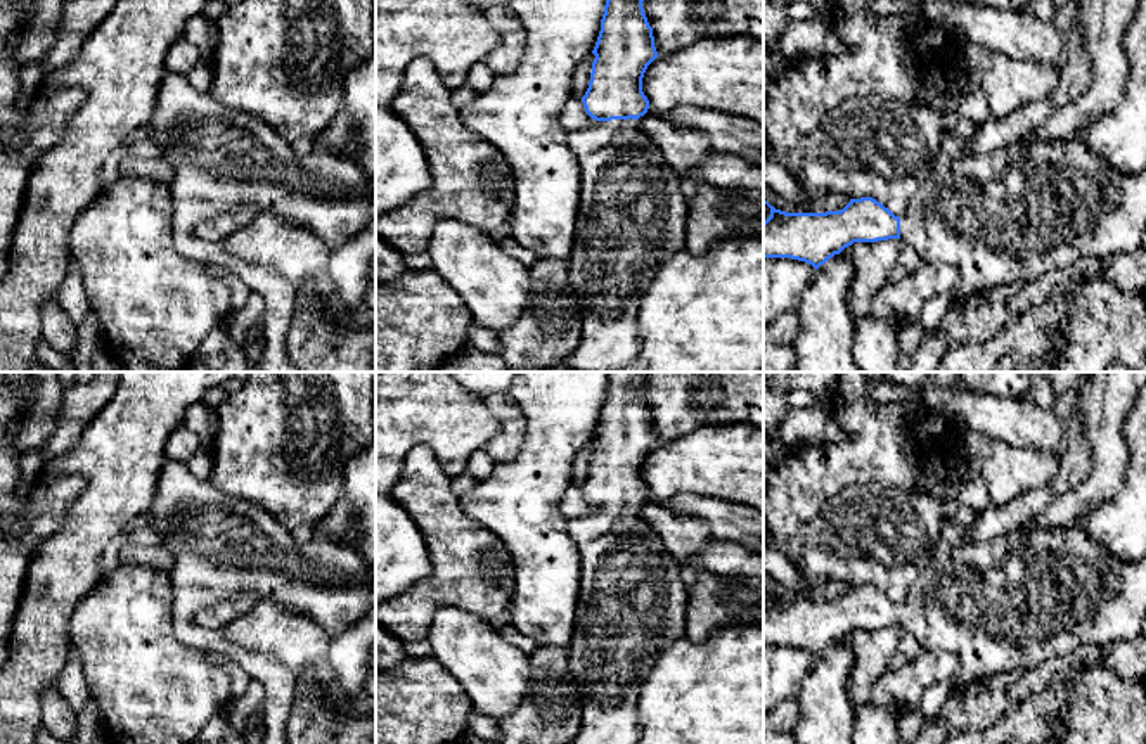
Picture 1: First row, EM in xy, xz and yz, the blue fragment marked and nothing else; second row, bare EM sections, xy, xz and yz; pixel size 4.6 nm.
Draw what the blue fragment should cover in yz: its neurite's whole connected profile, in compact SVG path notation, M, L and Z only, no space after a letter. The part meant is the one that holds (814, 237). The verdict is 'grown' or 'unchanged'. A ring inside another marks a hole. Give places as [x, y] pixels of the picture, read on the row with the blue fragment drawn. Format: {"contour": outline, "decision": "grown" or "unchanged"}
{"contour": "M945 131L928 180L914 194L905 213L900 218L872 197L850 199L850 202L843 209L826 213L786 213L776 209L765 199L763 202L770 208L770 216L763 221L763 258L791 258L805 261L817 270L829 258L840 254L845 247L852 246L853 242L878 242L898 239L900 244L912 247L921 256L923 263L956 266L961 275L963 292L971 294L992 287L1009 285L1014 282L1033 282L1044 275L1070 268L1084 258L1108 260L1115 253L1129 253L1141 247L1146 232L1146 170L1139 175L1130 175L1110 168L1080 138L1033 144L1016 142L995 152L976 154L968 149L966 138Z", "decision": "grown"}

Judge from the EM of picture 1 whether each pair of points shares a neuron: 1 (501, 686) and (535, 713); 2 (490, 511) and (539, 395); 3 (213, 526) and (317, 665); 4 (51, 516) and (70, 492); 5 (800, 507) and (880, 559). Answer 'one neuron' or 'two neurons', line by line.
1: two neurons
2: one neuron
3: two neurons
4: one neuron
5: two neurons

